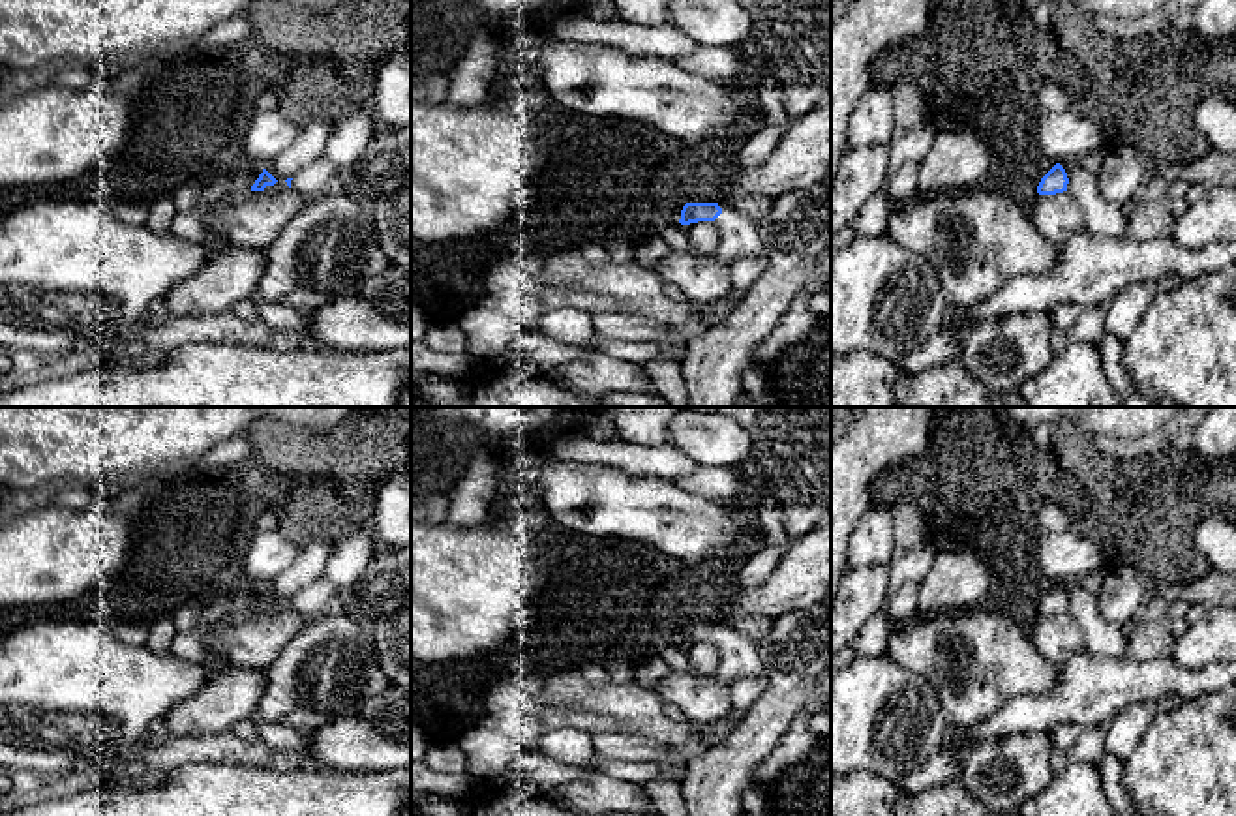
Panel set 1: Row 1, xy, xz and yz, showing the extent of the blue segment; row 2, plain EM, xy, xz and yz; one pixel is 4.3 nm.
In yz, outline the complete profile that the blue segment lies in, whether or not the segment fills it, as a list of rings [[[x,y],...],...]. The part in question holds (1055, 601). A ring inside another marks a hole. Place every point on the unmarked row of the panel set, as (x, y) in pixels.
[[[1056,583],[1039,602],[1037,613],[1039,615],[1056,615],[1067,612],[1067,593],[1065,589]]]

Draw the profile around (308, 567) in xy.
[[[308,542],[298,559],[285,572],[264,583],[264,589],[278,600],[274,606],[266,606],[264,612],[274,613],[291,610],[285,600],[293,598],[296,591],[323,576],[332,550],[334,542]]]

